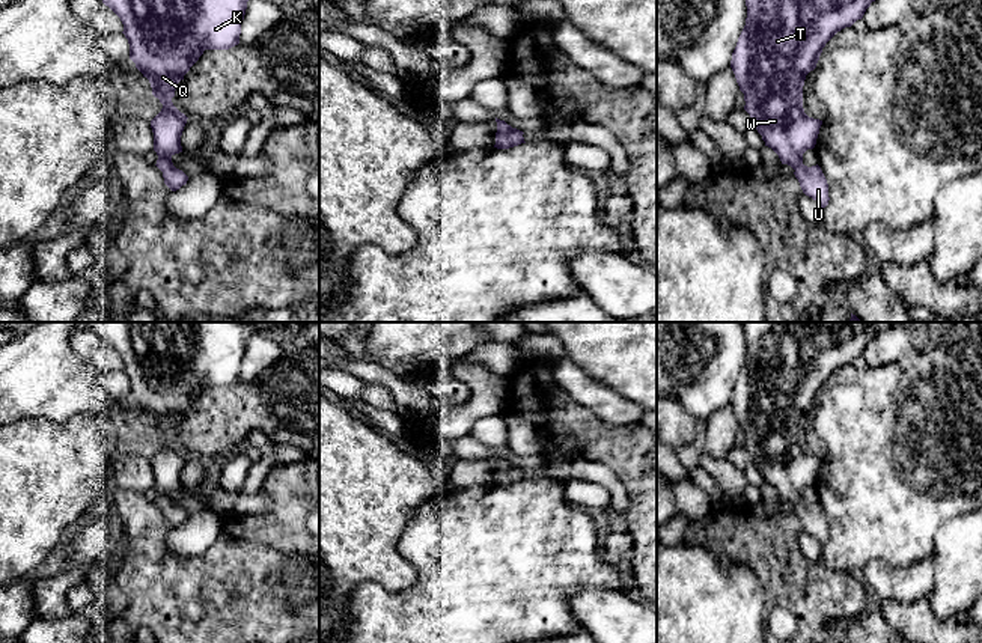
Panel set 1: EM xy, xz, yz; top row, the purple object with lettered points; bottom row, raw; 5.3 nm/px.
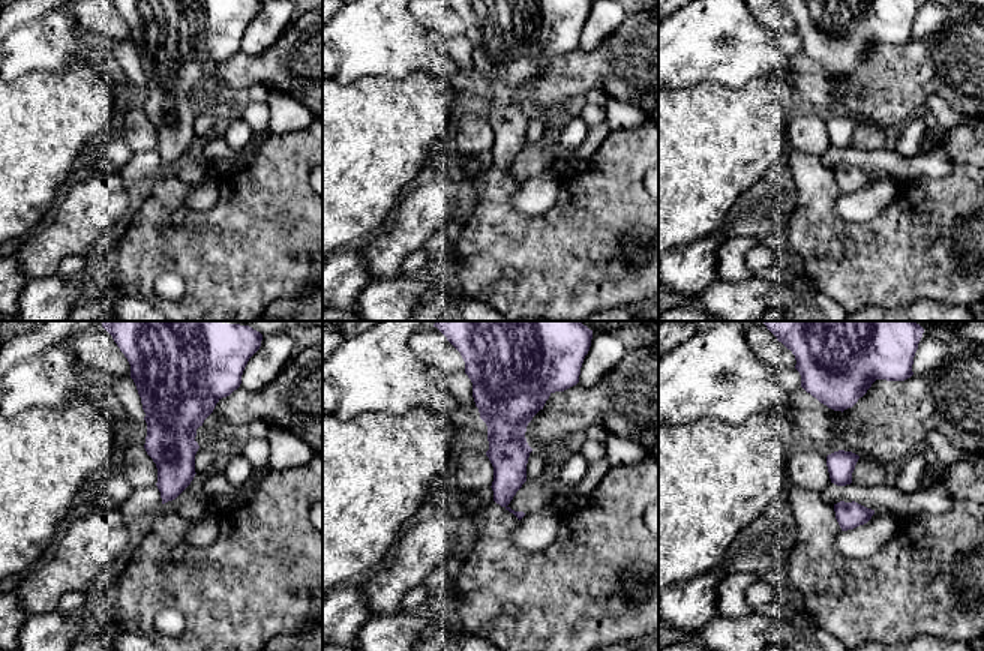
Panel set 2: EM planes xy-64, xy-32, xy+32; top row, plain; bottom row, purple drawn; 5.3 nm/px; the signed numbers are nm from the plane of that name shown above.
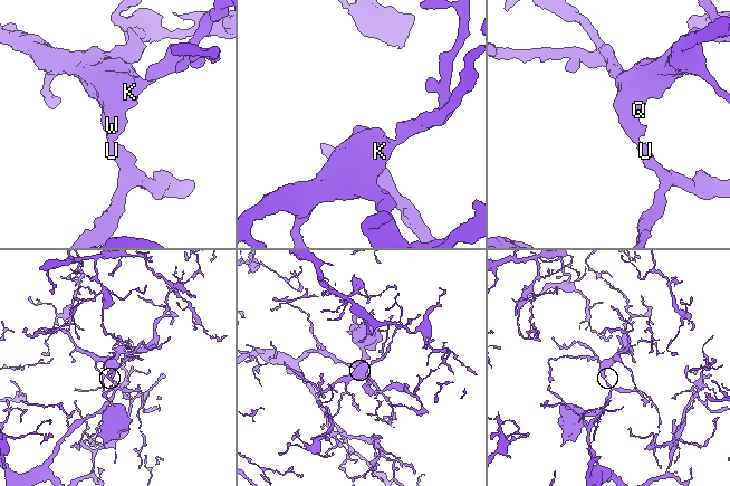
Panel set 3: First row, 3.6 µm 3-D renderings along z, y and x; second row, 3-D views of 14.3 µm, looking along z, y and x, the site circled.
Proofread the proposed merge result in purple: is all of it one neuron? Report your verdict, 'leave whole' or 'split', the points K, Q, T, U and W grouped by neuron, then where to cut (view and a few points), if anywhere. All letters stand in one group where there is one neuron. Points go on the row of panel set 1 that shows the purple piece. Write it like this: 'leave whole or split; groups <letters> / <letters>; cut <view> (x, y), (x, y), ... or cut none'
leave whole; groups K Q T U W; cut none

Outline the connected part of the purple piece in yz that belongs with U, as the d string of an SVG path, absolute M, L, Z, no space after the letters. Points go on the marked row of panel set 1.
M746 0L746 26L732 53L730 68L740 90L744 93L744 110L753 120L753 128L762 136L765 146L771 148L782 164L791 166L803 193L819 203L828 205L828 184L821 167L803 164L803 154L813 149L822 120L809 117L803 108L803 86L806 75L816 68L825 44L842 29L851 27L862 20L866 9L875 0Z

